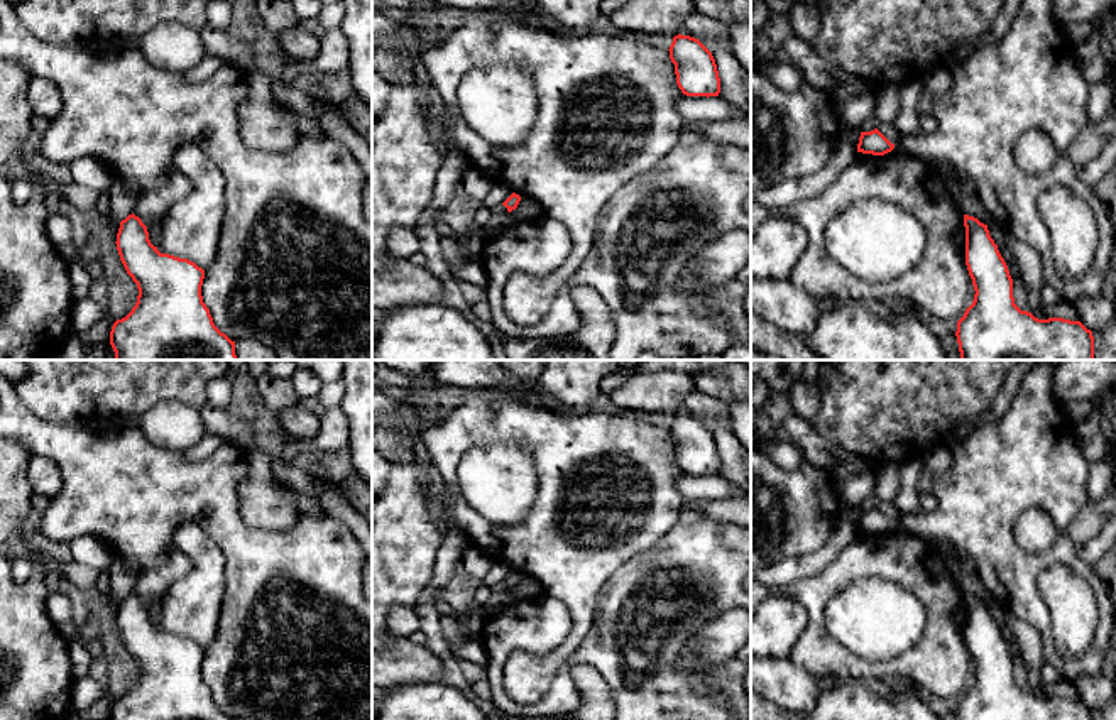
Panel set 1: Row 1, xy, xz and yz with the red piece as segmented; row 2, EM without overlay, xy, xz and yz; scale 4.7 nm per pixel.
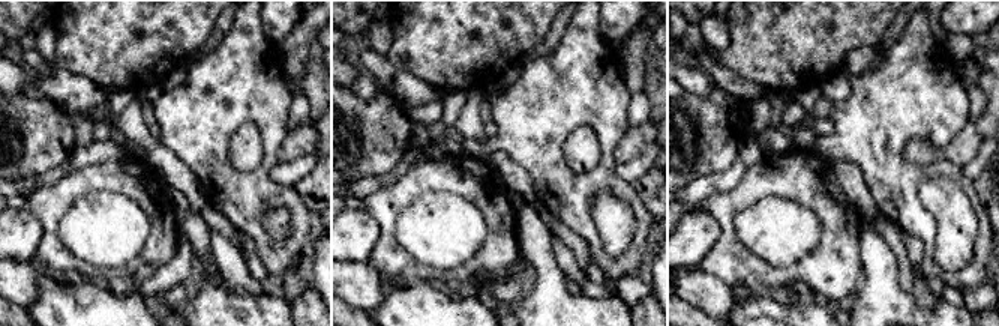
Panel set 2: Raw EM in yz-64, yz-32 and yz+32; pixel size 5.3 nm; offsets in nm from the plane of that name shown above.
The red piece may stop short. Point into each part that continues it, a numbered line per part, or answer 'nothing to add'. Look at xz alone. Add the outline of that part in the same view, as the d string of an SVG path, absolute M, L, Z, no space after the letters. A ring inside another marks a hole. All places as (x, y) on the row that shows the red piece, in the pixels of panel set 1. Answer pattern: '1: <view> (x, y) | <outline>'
nothing to add

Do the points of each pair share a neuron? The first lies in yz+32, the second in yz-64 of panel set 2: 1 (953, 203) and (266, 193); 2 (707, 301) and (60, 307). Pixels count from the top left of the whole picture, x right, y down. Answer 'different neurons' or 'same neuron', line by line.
1: different neurons
2: different neurons

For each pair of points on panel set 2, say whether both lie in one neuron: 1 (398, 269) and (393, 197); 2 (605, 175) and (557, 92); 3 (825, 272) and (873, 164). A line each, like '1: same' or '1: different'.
1: same
2: same
3: different

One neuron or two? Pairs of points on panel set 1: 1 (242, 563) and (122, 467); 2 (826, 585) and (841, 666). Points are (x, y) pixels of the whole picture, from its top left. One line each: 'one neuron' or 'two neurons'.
1: one neuron
2: one neuron

